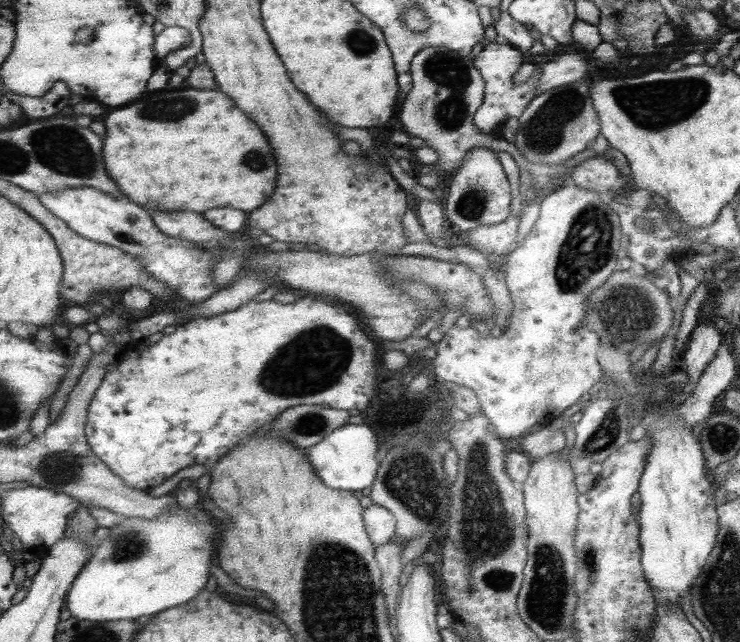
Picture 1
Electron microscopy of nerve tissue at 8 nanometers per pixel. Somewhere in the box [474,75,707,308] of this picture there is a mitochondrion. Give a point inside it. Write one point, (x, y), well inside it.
(586, 249)

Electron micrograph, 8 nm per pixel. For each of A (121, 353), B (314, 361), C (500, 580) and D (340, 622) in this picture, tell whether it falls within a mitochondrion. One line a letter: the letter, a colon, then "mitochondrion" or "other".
A: other
B: mitochondrion
C: mitochondrion
D: mitochondrion

